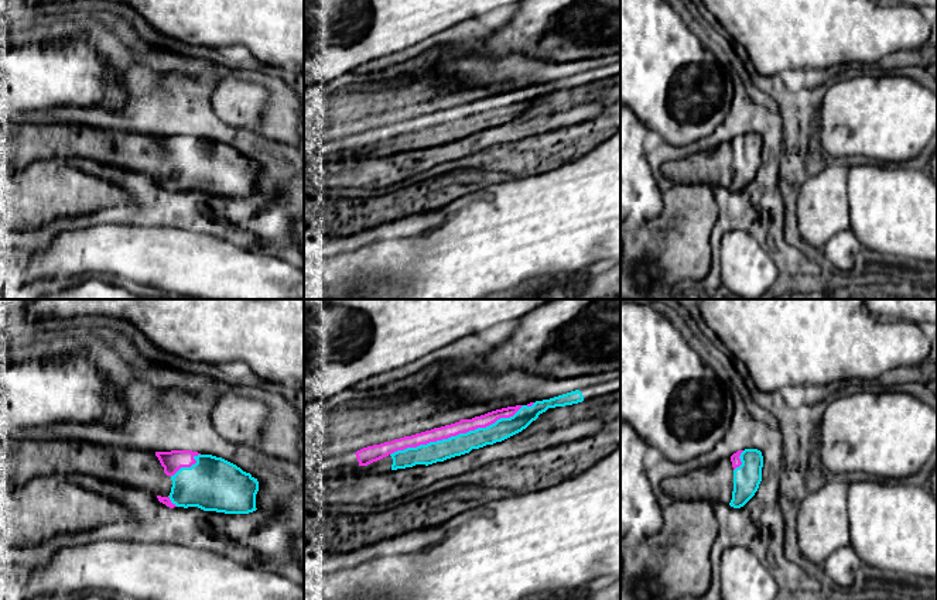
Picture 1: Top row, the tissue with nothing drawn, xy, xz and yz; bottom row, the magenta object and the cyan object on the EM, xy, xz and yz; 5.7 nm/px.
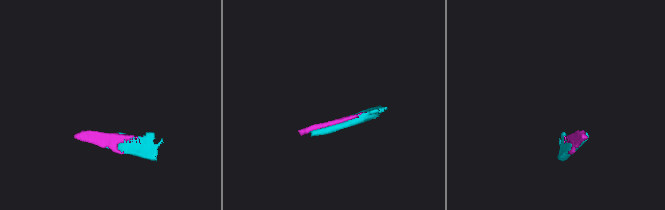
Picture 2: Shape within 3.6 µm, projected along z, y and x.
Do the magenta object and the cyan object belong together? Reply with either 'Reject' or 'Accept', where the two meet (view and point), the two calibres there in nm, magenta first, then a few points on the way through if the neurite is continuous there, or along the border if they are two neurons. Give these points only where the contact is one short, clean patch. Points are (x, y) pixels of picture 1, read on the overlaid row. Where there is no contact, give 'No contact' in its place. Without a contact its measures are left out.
Accept. Touches magenta at xz (457, 434). Thickness 80 nm (magenta) against 120 nm

